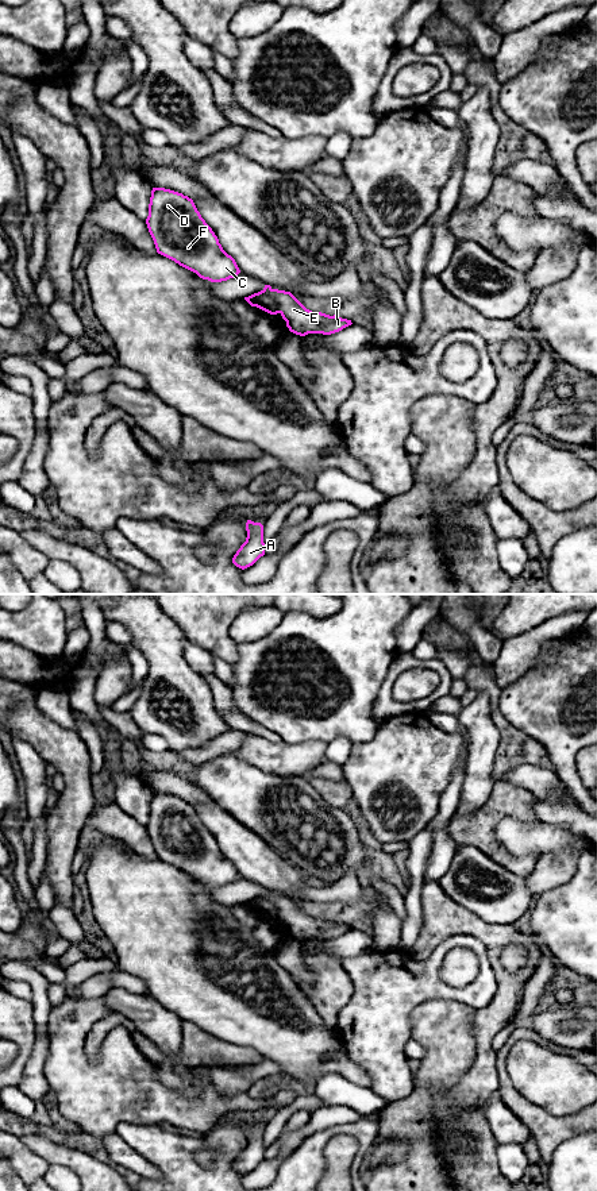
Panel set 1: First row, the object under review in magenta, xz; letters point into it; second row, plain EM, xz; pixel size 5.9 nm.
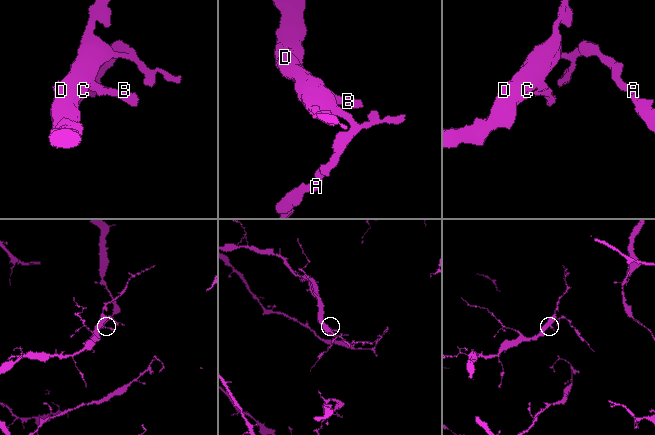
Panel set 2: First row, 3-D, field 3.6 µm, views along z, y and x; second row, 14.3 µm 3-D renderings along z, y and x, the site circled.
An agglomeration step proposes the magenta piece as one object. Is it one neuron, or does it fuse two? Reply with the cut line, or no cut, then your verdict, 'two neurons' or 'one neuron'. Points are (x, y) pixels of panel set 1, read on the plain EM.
cut in xz along (261, 895), (273, 904), (280, 917); two neurons

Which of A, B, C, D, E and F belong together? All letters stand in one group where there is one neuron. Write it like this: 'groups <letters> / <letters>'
groups A C D F / B E

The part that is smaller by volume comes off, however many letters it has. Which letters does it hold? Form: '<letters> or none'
B, E

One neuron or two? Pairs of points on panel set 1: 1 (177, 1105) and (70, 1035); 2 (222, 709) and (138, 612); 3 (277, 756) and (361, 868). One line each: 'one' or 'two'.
1: one
2: two
3: two

